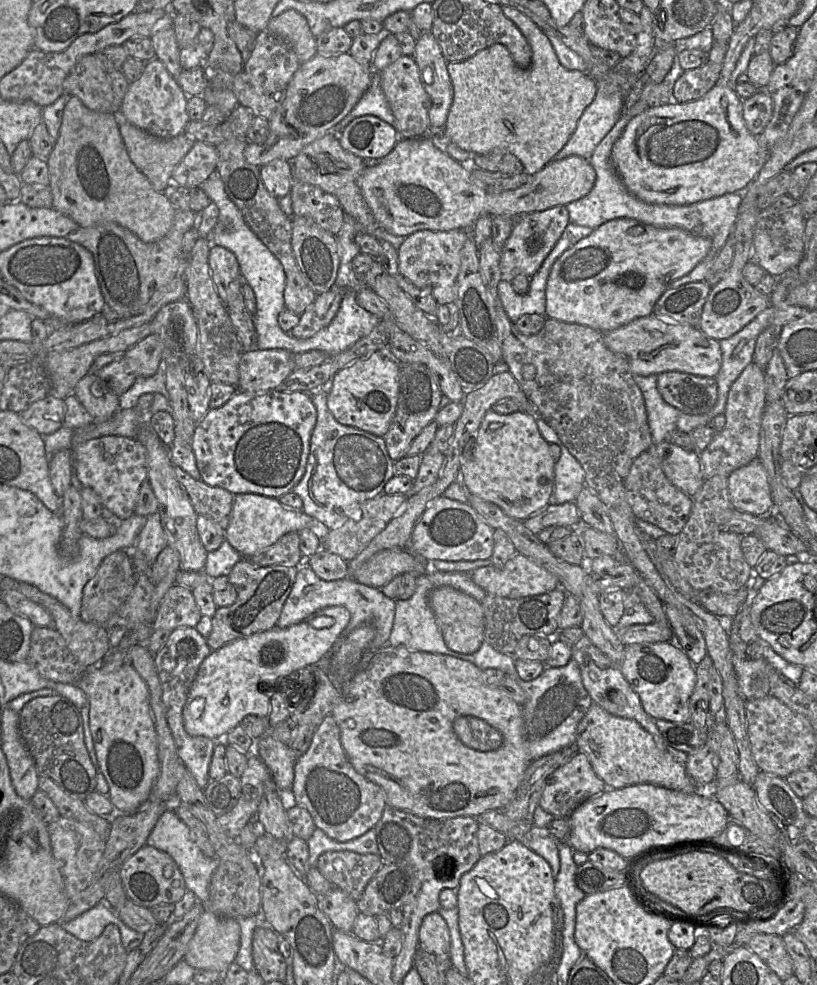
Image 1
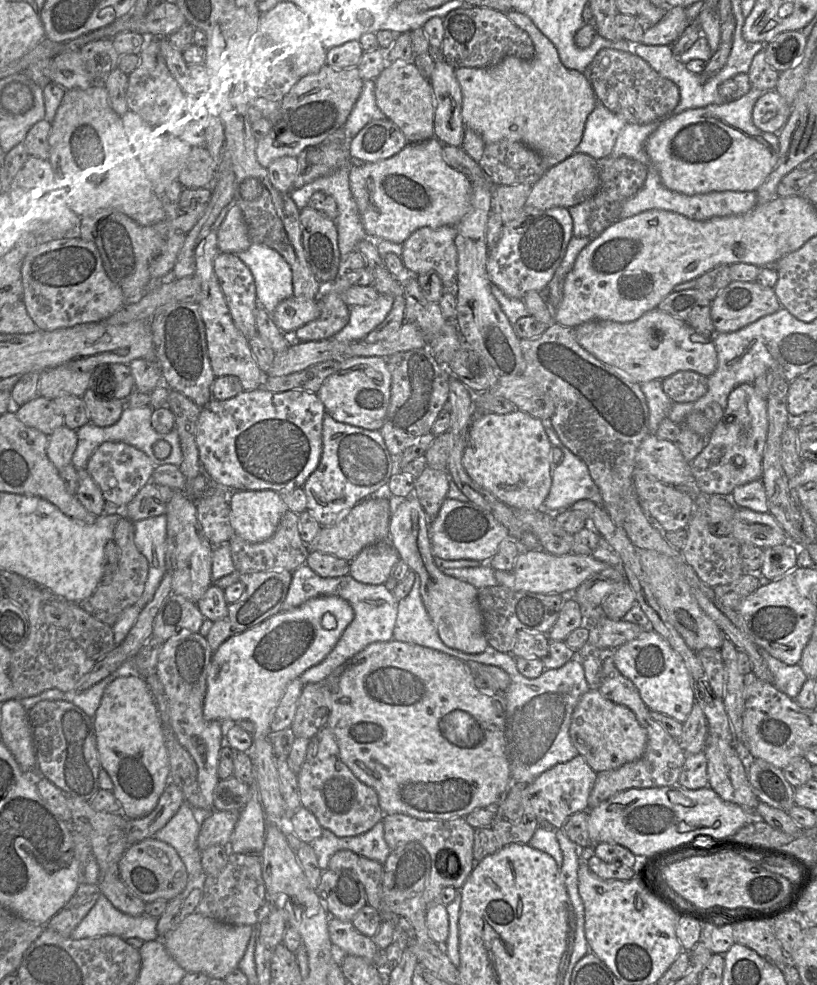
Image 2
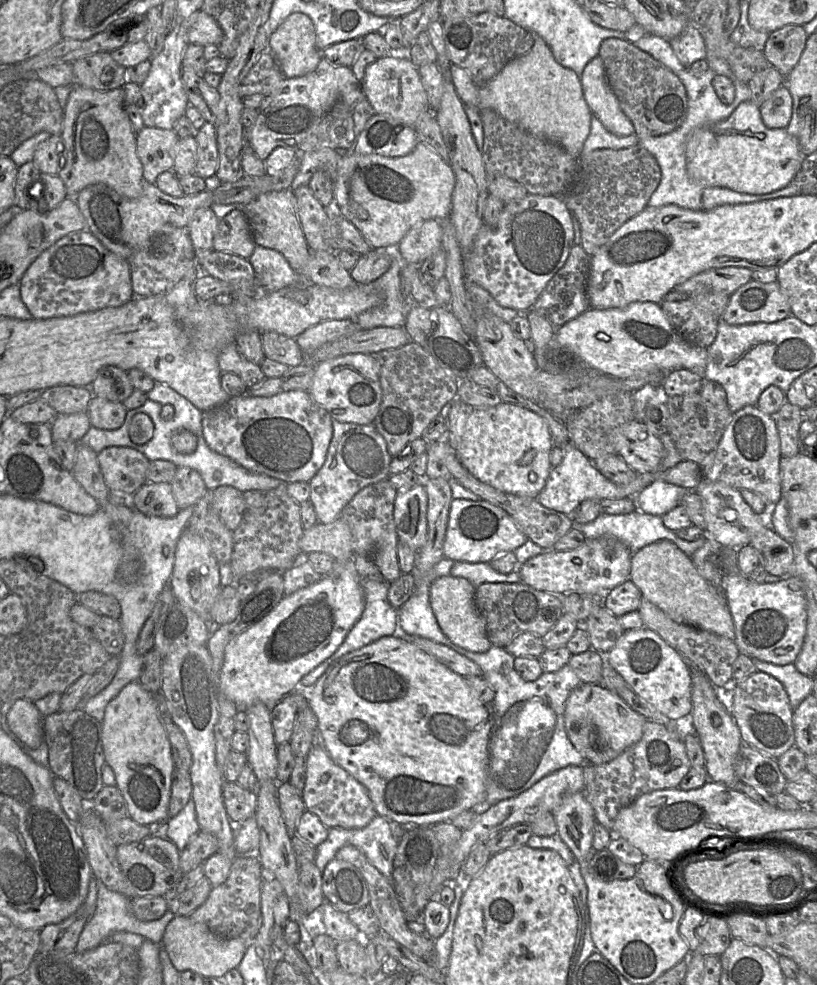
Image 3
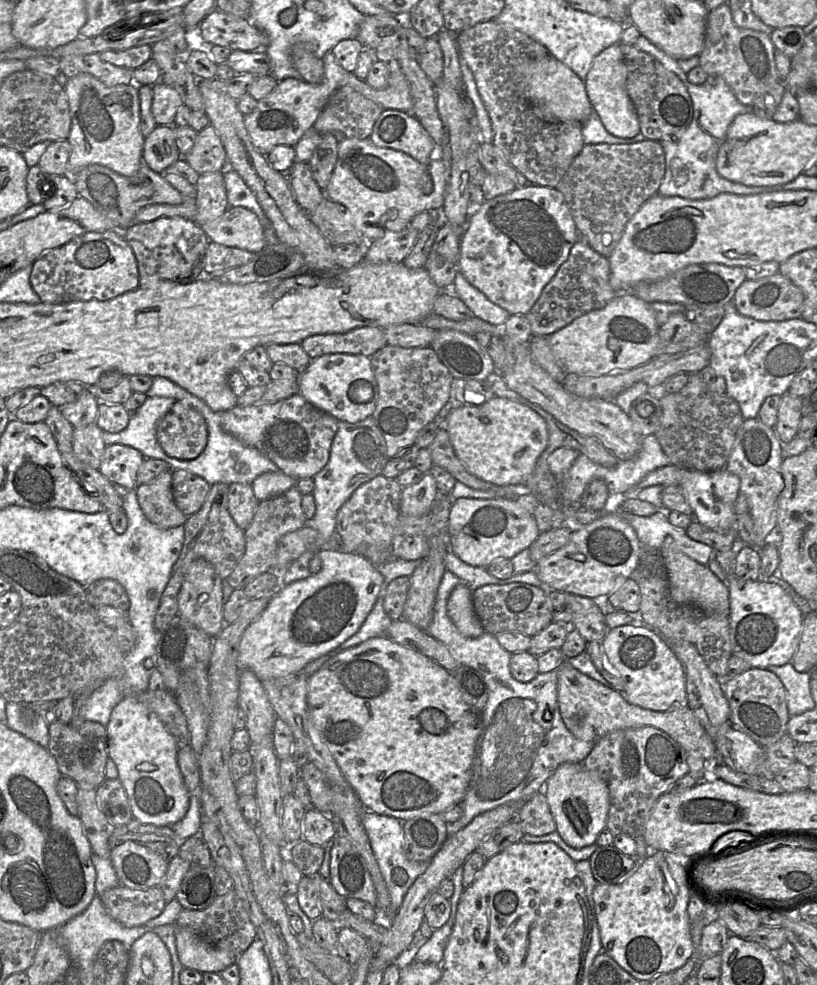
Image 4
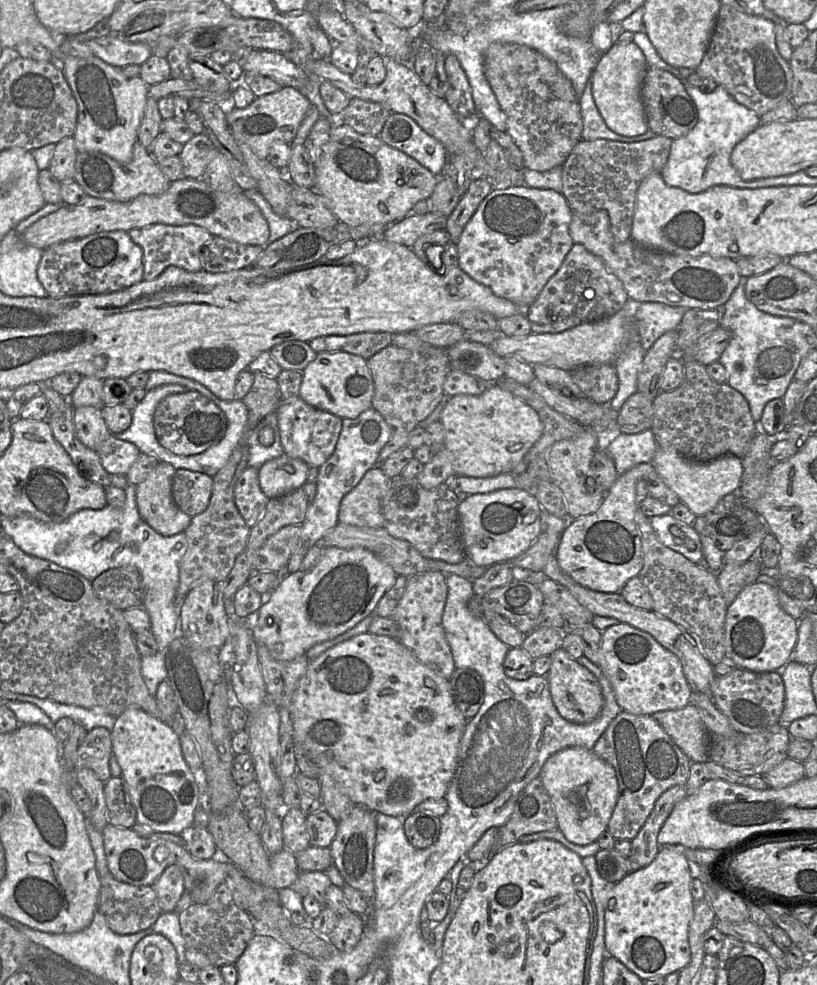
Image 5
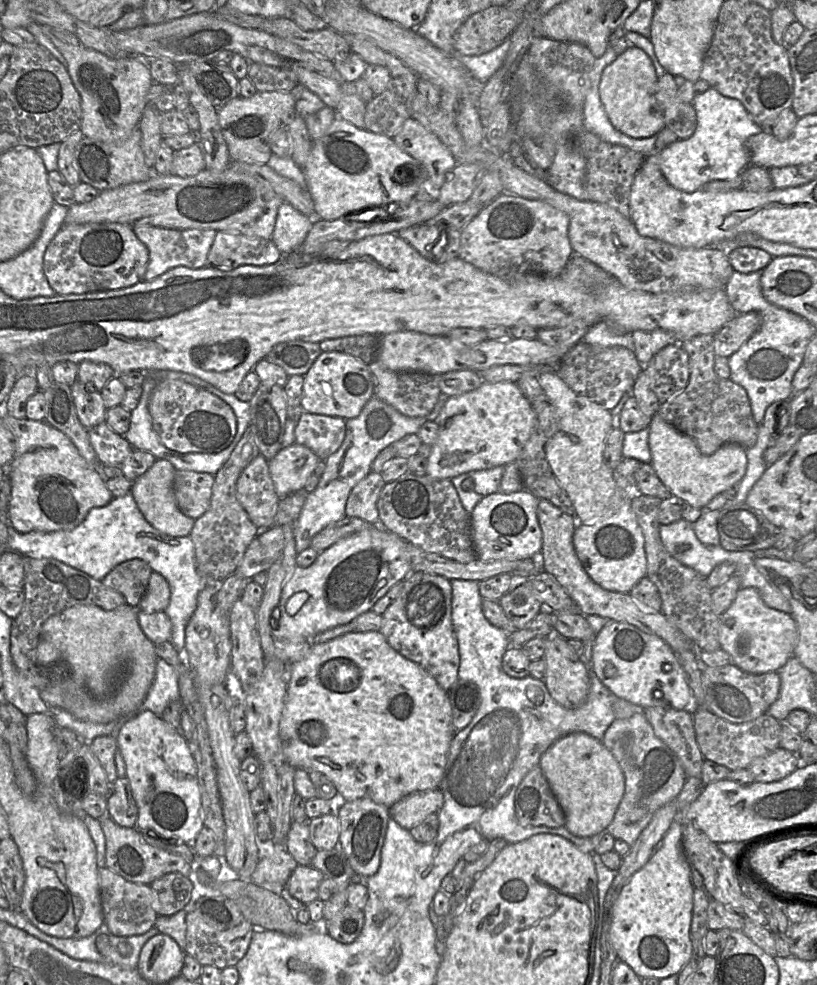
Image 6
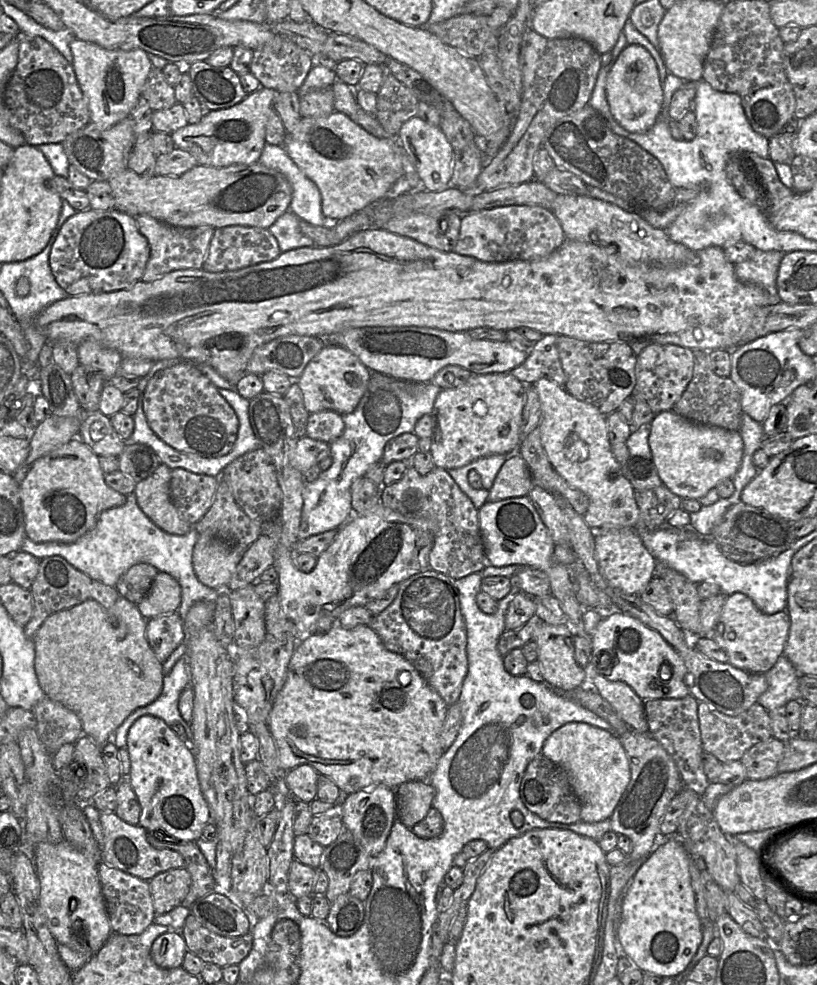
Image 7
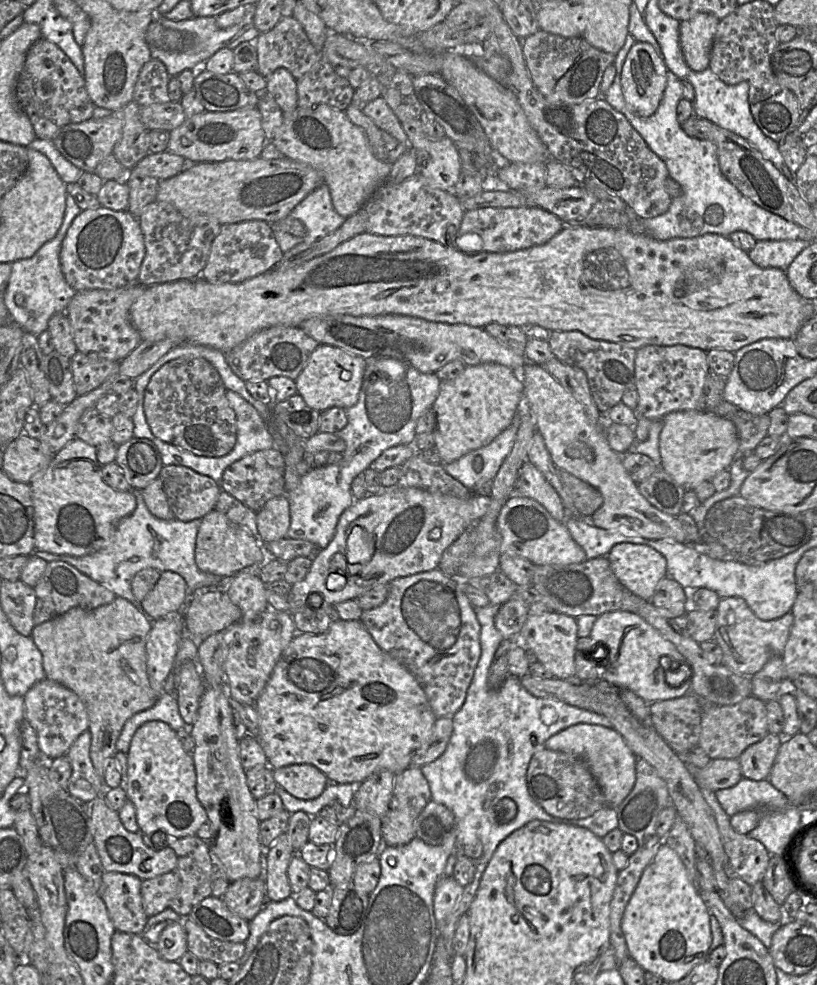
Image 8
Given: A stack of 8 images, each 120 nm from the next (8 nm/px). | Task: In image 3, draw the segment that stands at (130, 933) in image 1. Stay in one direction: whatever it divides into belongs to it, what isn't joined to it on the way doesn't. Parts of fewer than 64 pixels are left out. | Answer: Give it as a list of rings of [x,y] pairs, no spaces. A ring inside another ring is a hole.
[[[97,880],[97,883],[98,892],[96,910],[90,920],[85,924],[84,929],[79,936],[76,947],[77,952],[91,950],[101,943],[108,941],[114,933],[120,931],[140,934],[145,939],[149,939],[156,944],[161,944],[166,927],[175,918],[176,914],[168,909],[159,919],[141,921],[134,916],[131,910],[130,898],[108,889],[107,886],[99,880]]]

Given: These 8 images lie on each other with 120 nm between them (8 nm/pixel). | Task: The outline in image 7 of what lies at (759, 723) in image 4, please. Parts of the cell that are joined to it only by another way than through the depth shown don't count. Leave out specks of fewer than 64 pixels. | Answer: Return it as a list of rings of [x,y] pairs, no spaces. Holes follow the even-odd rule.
[[[691,644],[685,651],[679,651],[684,659],[689,674],[690,694],[698,702],[707,703],[715,710],[737,716],[748,710],[758,698],[767,690],[768,683],[764,674],[749,673],[734,667],[729,662],[720,663],[706,657]]]

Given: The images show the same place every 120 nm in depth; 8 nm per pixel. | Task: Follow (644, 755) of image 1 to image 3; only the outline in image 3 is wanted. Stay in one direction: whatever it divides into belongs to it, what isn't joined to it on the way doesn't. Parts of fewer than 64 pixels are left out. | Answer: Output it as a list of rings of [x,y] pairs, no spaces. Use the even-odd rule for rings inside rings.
[[[581,683],[565,704],[564,723],[569,740],[586,763],[602,765],[636,744],[643,735],[647,719],[629,707],[615,692],[600,684]]]

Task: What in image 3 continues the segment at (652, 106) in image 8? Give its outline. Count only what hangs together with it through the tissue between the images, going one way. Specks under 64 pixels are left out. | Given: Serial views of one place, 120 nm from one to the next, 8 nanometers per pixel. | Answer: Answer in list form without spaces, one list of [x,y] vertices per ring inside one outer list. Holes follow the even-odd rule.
[[[600,56],[587,63],[581,75],[581,84],[590,110],[609,132],[617,136],[629,136],[635,132],[632,122],[622,111],[608,84]]]

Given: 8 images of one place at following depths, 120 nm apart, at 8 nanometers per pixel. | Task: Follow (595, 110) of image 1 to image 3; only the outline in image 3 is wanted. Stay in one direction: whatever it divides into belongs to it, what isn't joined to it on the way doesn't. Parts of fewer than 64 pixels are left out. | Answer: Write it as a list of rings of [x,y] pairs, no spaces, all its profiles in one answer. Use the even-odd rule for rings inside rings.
[[[592,115],[590,133],[583,145],[582,154],[599,149],[627,149],[637,145],[638,142],[639,137],[635,133],[629,136],[612,134],[603,126],[597,116]]]

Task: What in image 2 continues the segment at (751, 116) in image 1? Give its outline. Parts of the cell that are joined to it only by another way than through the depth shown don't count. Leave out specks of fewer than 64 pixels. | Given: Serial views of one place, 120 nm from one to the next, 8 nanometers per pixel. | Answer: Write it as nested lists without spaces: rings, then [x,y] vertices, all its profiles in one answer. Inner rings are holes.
[[[775,90],[766,91],[756,101],[752,111],[754,125],[763,132],[779,133],[791,114],[784,98]]]

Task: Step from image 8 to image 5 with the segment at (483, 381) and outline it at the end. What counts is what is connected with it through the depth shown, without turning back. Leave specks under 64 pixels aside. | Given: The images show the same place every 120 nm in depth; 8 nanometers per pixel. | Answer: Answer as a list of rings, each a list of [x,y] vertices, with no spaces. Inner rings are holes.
[[[490,384],[480,395],[448,398],[440,422],[445,429],[444,447],[414,478],[426,490],[434,489],[450,476],[485,478],[511,473],[543,433],[538,413],[498,384]]]

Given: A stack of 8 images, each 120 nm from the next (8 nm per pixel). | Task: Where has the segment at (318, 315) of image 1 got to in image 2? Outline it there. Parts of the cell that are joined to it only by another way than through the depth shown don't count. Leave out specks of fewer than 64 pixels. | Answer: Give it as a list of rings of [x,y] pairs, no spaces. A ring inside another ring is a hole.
[[[366,268],[359,270],[345,269],[332,281],[320,284],[320,290],[315,300],[320,309],[320,315],[317,319],[303,325],[293,333],[293,340],[297,342],[320,341],[332,338],[342,330],[349,321],[349,307],[343,299],[342,294],[352,286],[371,285],[372,276]]]

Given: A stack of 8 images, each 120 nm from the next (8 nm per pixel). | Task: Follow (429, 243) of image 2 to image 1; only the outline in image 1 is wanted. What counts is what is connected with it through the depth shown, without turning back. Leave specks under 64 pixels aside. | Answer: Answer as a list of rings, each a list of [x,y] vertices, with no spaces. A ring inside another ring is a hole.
[[[419,230],[404,238],[398,249],[399,274],[419,288],[430,287],[436,302],[450,304],[457,296],[457,278],[461,266],[461,251],[471,235],[470,230]]]

